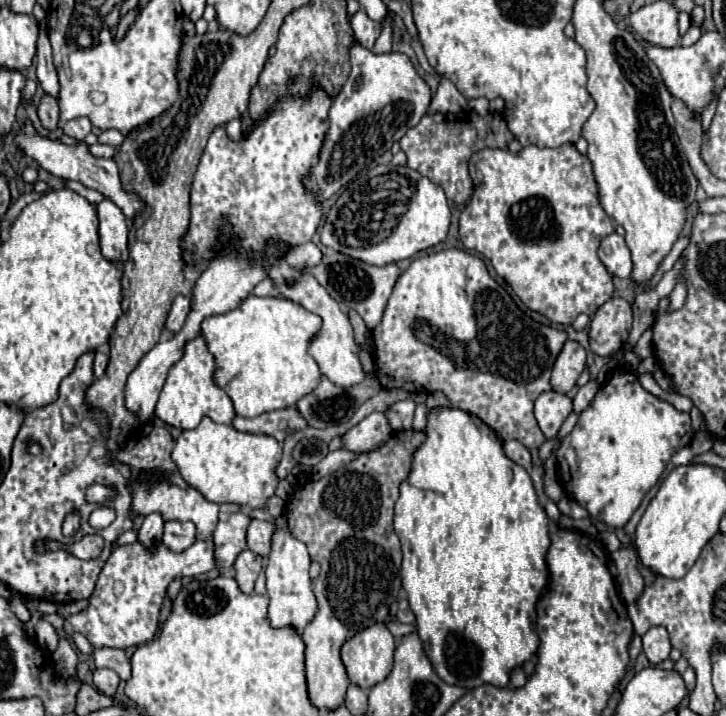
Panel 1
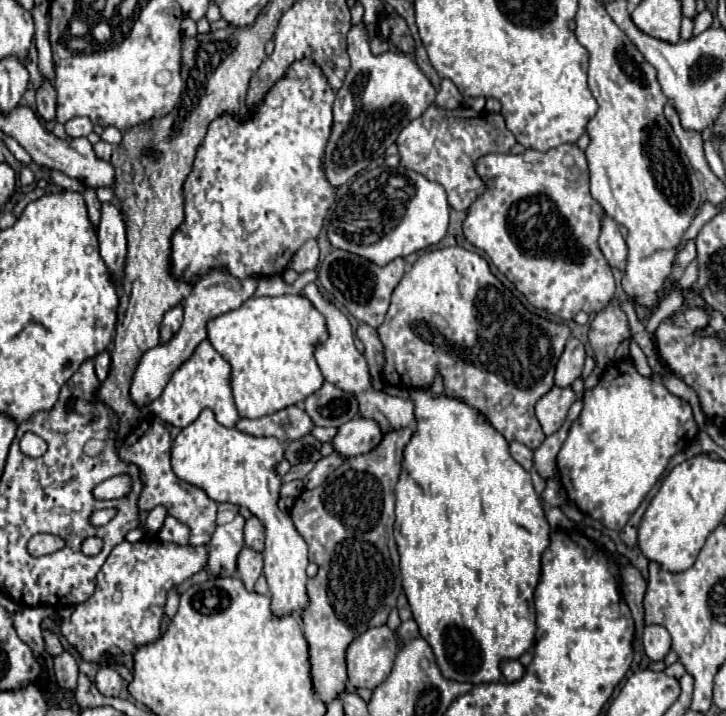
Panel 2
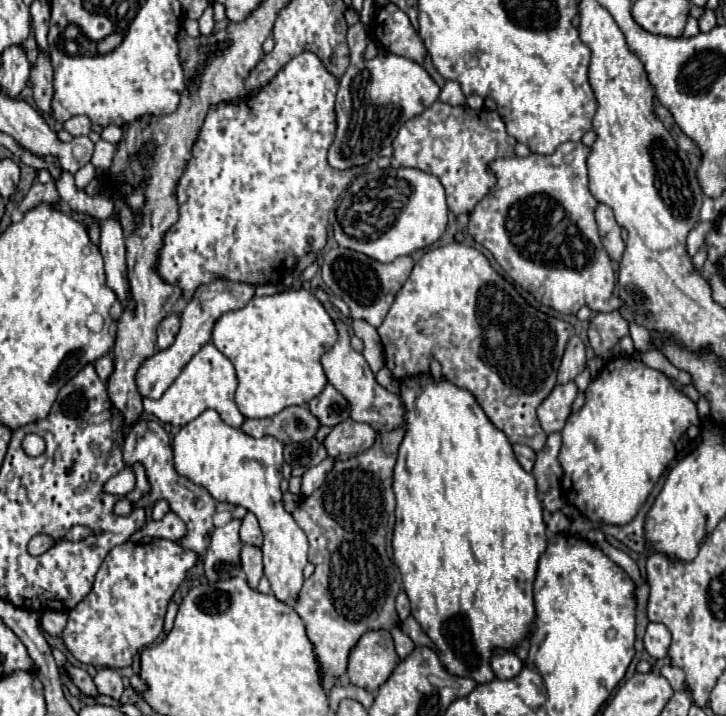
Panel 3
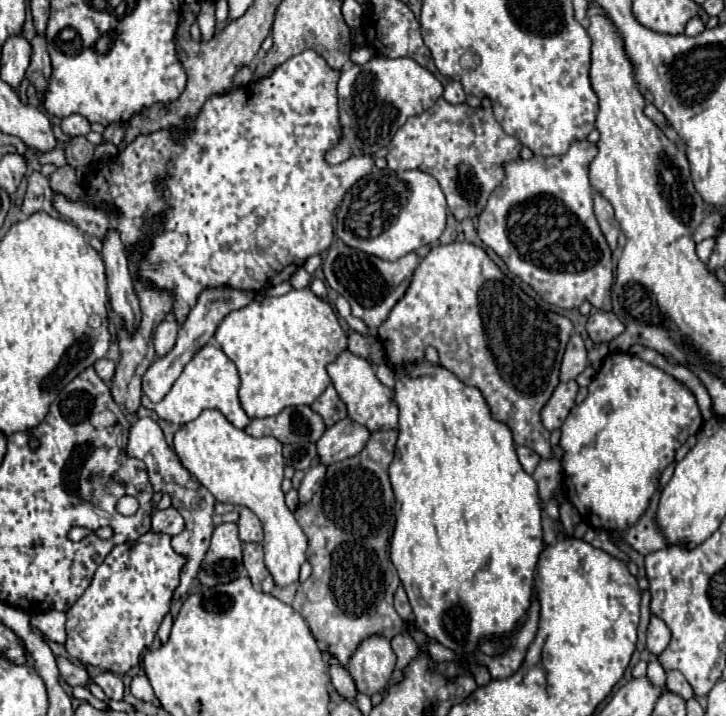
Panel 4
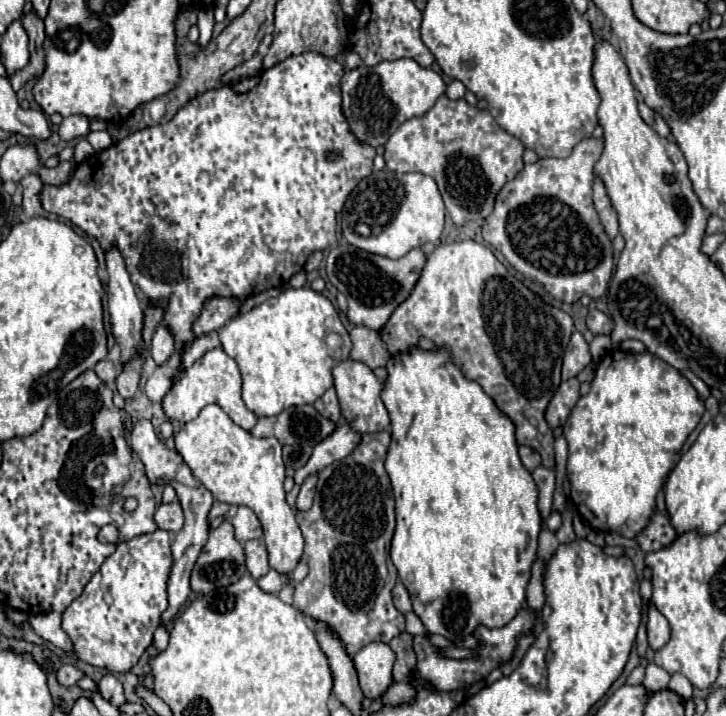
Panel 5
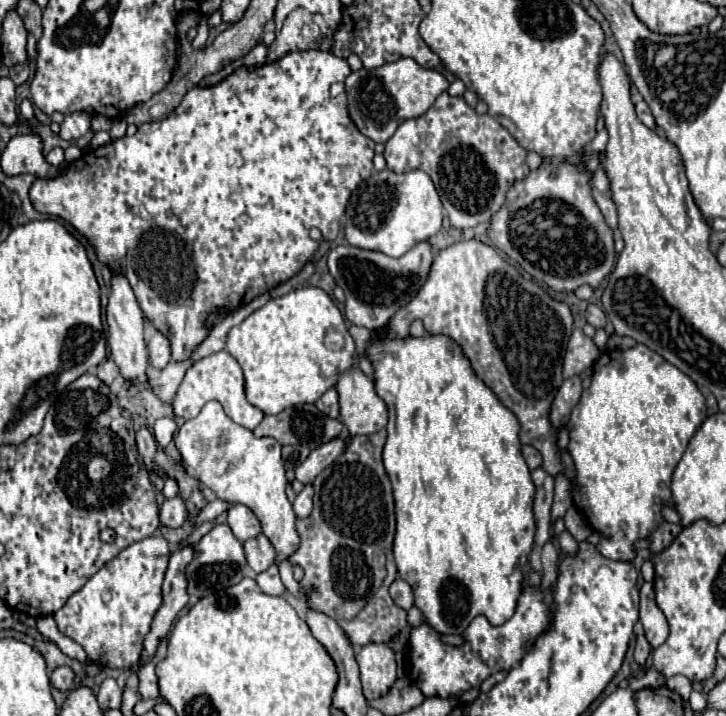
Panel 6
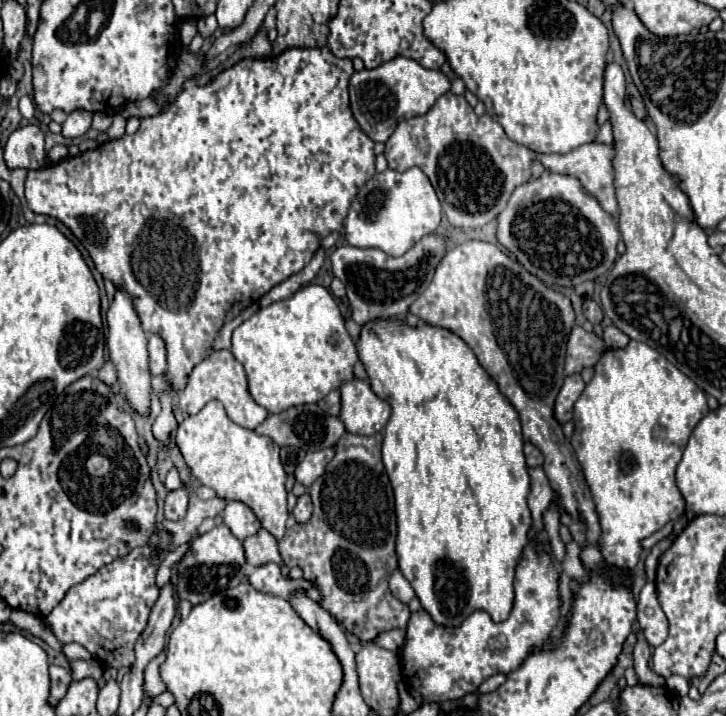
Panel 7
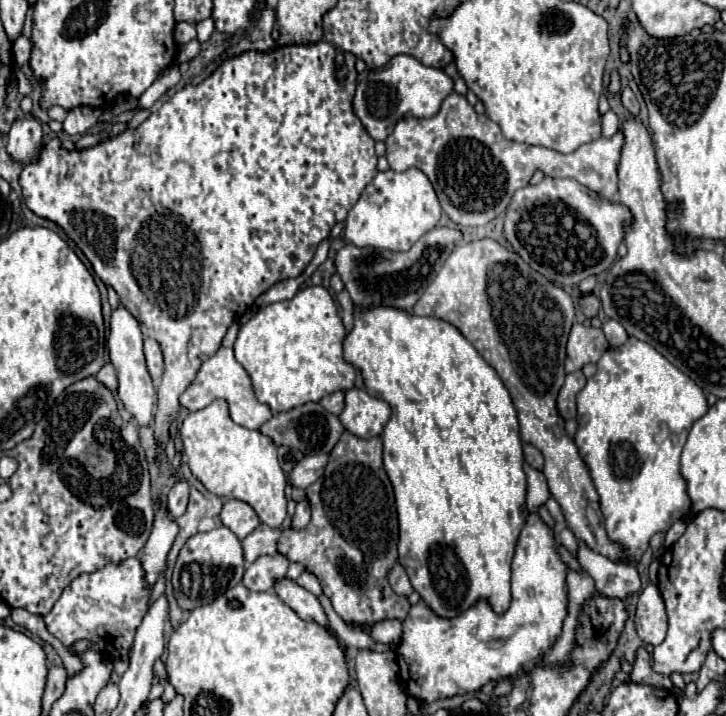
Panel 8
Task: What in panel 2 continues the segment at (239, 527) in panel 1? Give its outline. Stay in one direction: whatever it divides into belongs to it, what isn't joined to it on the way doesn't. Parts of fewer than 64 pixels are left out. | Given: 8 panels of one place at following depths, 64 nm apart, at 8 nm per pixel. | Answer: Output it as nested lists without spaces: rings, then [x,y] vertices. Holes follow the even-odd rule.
[[[236,514],[230,524],[218,526],[208,548],[208,570],[214,576],[234,576],[236,556],[244,548],[244,518]]]

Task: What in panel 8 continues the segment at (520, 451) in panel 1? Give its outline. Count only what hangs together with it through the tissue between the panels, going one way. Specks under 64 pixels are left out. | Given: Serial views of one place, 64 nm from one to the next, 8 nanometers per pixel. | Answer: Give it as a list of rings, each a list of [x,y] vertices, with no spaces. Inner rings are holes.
[[[524,444],[524,456],[526,456],[526,462],[528,462],[532,468],[542,470],[544,458],[542,458],[542,454],[540,454],[538,448],[534,448],[532,444]]]

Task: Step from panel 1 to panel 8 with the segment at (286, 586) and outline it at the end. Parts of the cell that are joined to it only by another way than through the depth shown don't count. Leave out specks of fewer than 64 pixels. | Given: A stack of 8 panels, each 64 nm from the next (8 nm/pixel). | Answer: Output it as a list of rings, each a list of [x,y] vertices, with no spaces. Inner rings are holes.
[[[214,400],[204,410],[186,416],[180,428],[182,452],[192,474],[216,496],[236,498],[250,504],[270,528],[280,528],[286,518],[286,474],[278,464],[276,444],[258,430],[238,426],[228,416],[224,400]]]

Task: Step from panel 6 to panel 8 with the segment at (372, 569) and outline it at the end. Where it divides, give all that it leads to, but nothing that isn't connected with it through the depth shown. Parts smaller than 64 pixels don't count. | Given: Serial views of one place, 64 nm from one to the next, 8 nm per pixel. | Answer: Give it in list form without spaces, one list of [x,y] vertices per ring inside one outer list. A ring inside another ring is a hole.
[[[344,432],[336,448],[330,452],[330,460],[326,464],[324,476],[306,488],[306,496],[310,500],[312,520],[302,530],[292,530],[292,528],[284,530],[278,540],[278,552],[286,556],[288,560],[302,564],[310,574],[318,578],[324,594],[330,598],[336,614],[344,622],[362,626],[366,634],[370,634],[370,628],[382,620],[402,622],[410,610],[408,598],[394,594],[386,578],[398,560],[398,552],[396,552],[398,518],[396,518],[396,508],[394,508],[392,484],[382,466],[380,436],[362,440],[350,432]]]

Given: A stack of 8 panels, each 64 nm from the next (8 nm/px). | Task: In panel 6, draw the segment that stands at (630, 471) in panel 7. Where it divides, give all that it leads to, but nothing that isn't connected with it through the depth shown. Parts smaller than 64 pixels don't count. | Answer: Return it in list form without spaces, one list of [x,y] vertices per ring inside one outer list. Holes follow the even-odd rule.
[[[638,344],[636,348],[630,348],[630,350],[608,350],[598,358],[598,362],[594,364],[592,384],[590,384],[588,390],[582,392],[582,398],[574,406],[566,428],[570,432],[568,450],[570,450],[570,456],[572,456],[572,462],[576,469],[576,484],[579,487],[572,493],[574,504],[583,511],[592,528],[600,534],[600,542],[596,545],[596,548],[604,557],[612,560],[632,560],[632,556],[634,556],[634,546],[632,546],[634,540],[650,536],[650,532],[662,522],[660,508],[662,508],[662,504],[670,504],[672,472],[674,472],[676,464],[680,462],[680,456],[684,454],[684,448],[688,446],[688,440],[694,436],[696,428],[702,424],[704,418],[706,418],[706,404],[704,404],[704,396],[698,390],[698,386],[684,372],[680,372],[676,366],[666,362],[660,354],[652,352],[644,344]]]

